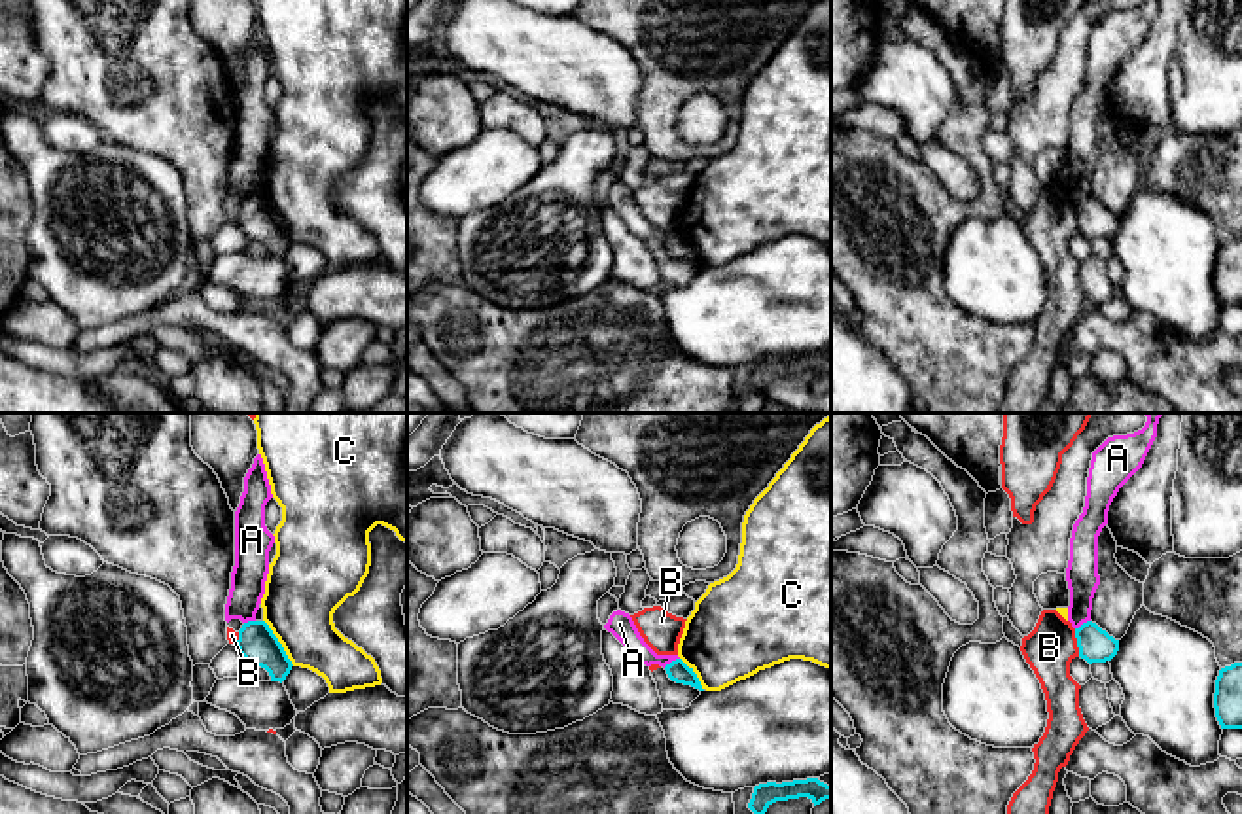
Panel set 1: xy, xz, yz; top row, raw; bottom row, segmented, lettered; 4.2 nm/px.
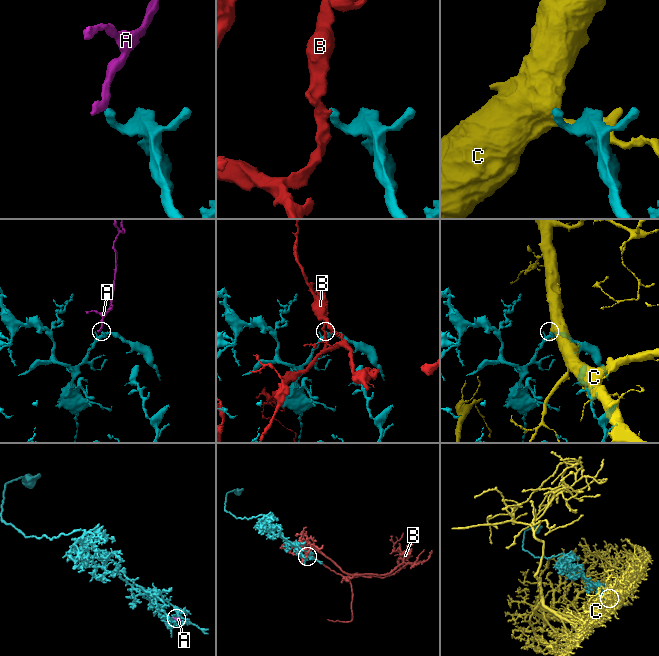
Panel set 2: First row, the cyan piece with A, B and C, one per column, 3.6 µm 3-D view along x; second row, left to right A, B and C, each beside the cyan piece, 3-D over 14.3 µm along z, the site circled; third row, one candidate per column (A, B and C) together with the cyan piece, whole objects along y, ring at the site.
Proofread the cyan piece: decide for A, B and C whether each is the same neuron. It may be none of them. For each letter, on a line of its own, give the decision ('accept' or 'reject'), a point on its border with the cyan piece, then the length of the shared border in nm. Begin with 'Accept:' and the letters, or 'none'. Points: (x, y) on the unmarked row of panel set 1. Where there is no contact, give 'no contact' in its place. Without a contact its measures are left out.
Accept: none
A: reject; contact xz (673, 237); length 80 nm
B: reject; contact yz (1078, 218); length 120 nm
C: reject; contact xy (279, 218); length 240 nm

